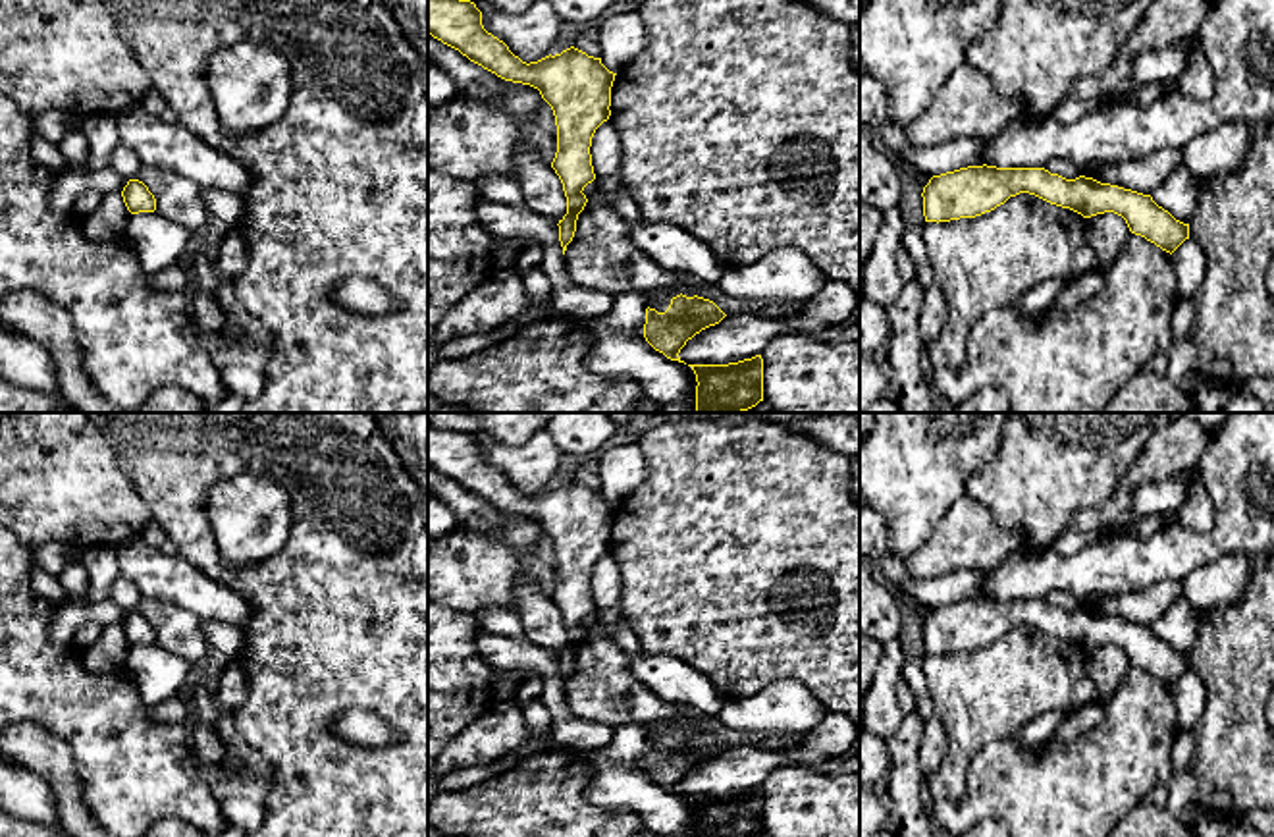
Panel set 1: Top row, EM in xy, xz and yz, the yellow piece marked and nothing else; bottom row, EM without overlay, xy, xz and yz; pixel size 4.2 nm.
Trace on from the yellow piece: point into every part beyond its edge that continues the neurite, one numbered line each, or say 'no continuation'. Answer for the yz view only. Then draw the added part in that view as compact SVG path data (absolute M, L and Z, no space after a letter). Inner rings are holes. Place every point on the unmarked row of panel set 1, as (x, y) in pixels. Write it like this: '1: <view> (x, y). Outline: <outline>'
no continuation

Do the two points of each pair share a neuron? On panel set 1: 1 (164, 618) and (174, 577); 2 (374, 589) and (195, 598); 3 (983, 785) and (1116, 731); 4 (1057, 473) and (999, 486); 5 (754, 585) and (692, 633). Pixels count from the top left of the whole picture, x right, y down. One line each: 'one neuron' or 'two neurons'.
1: two neurons
2: two neurons
3: one neuron
4: one neuron
5: one neuron

